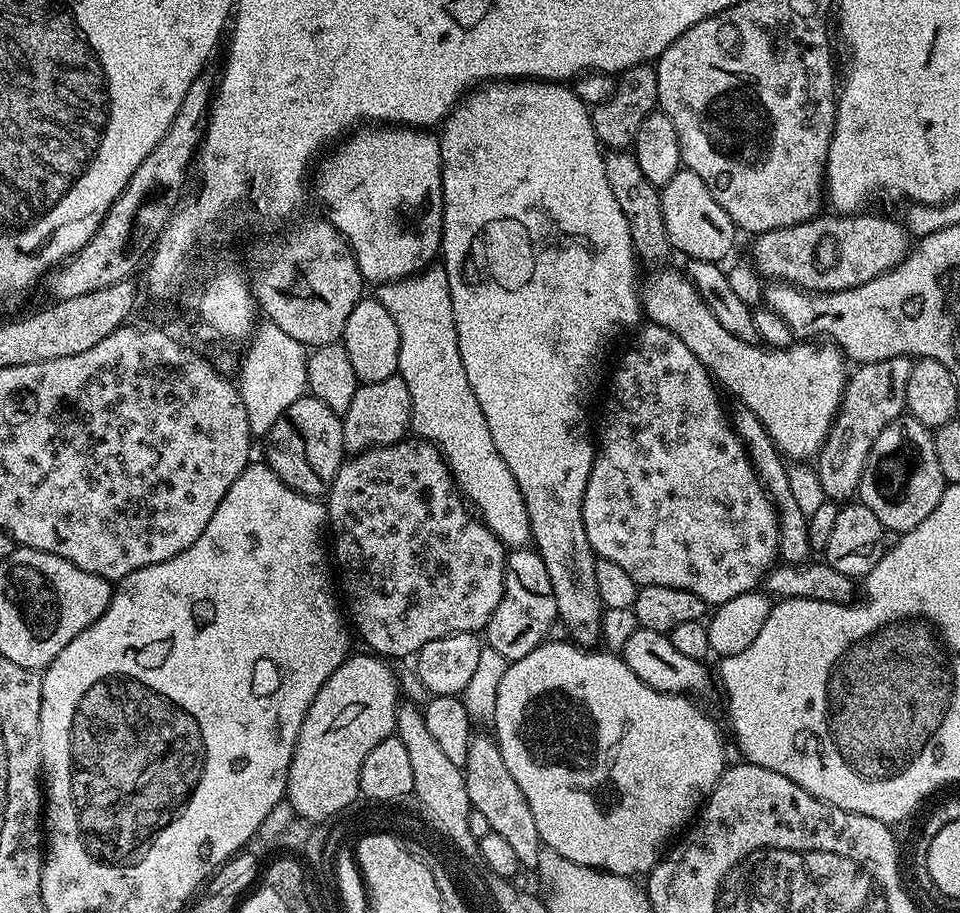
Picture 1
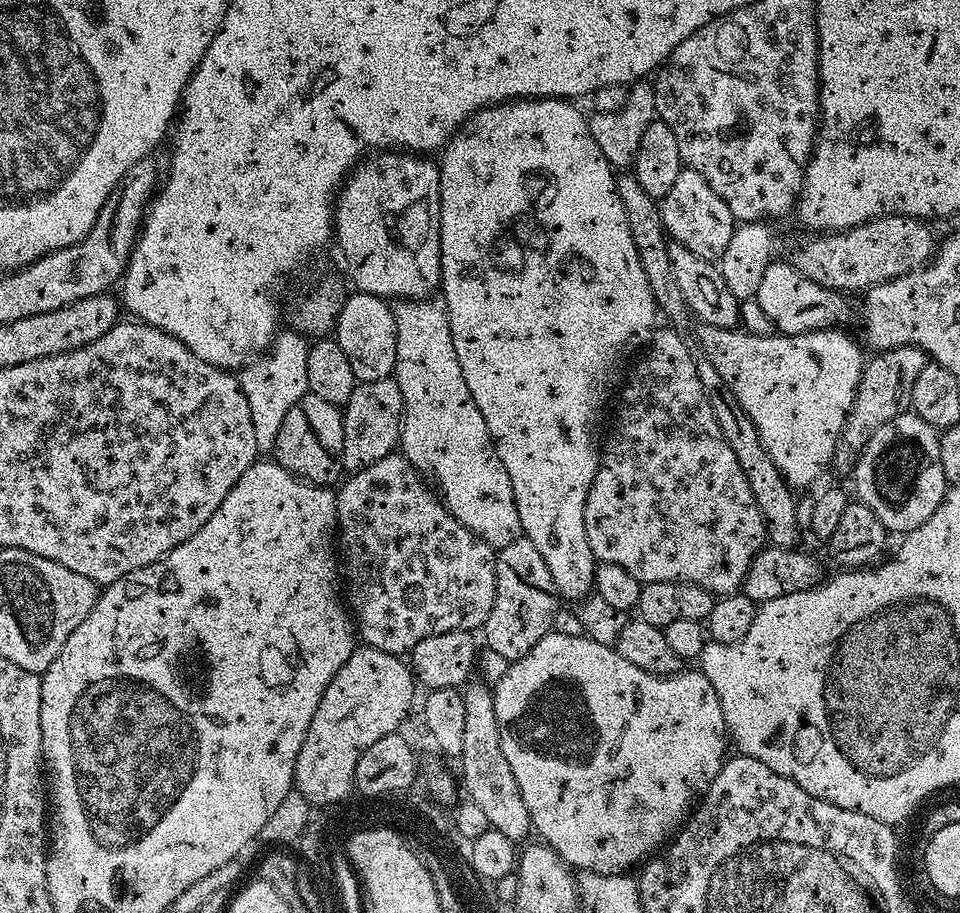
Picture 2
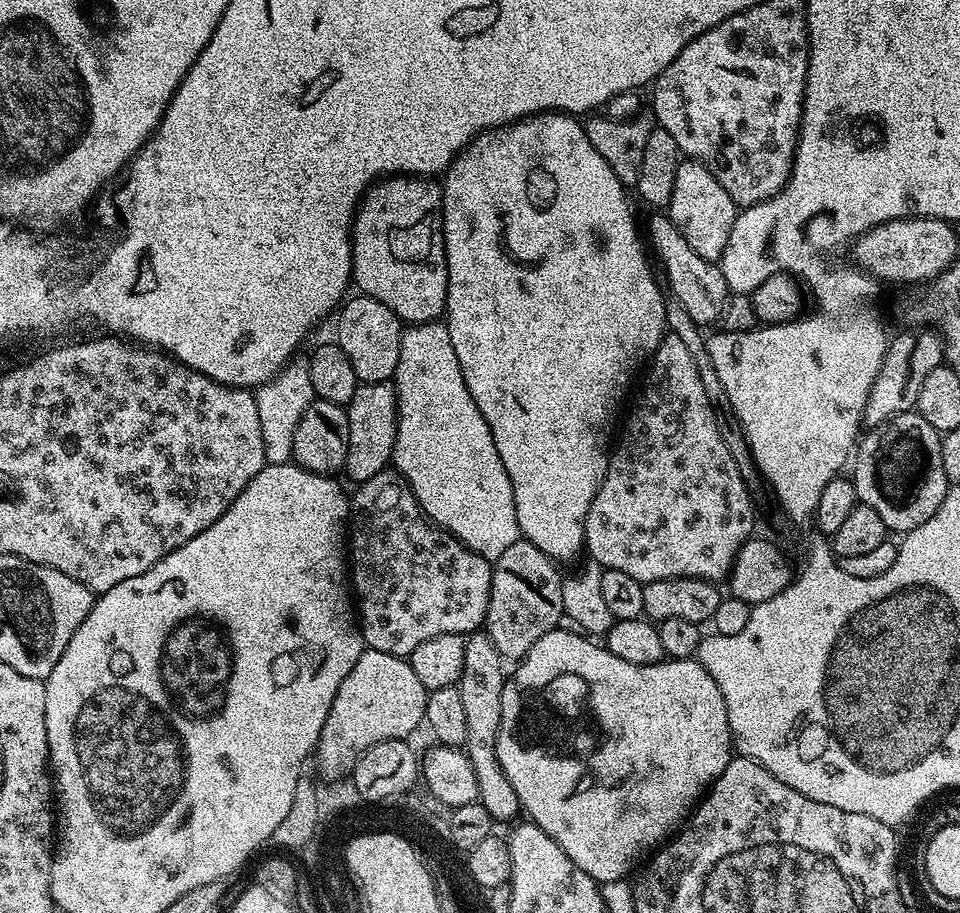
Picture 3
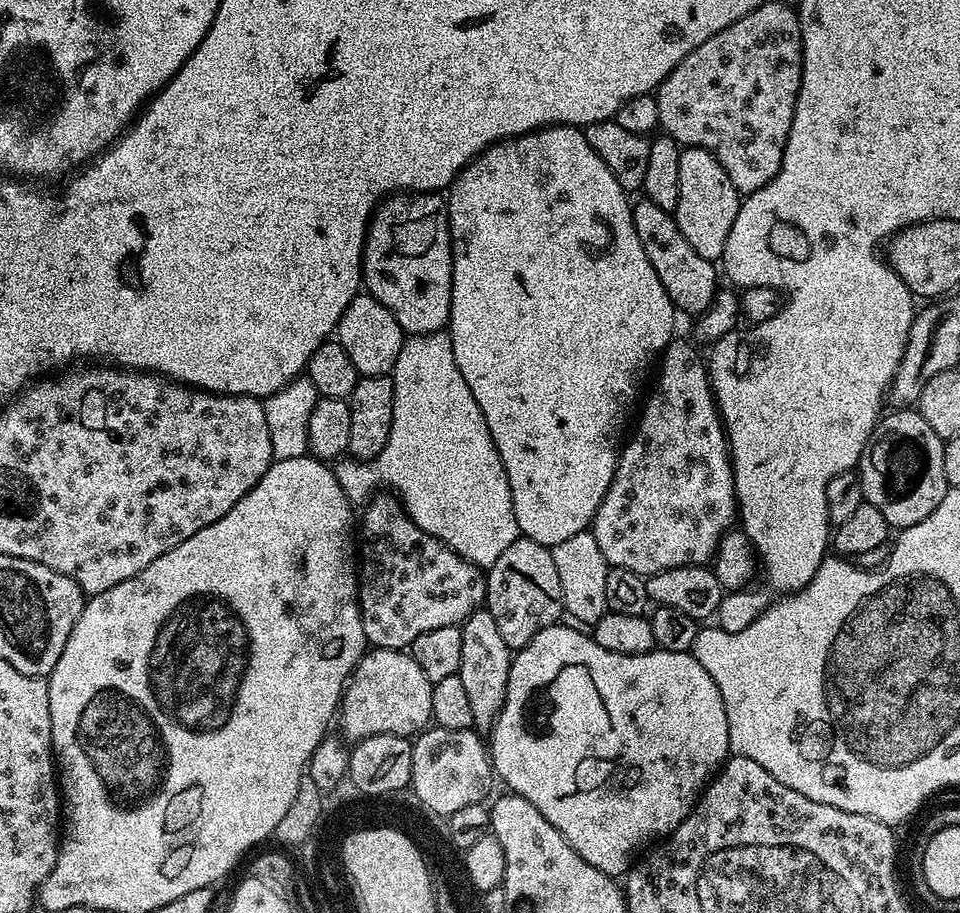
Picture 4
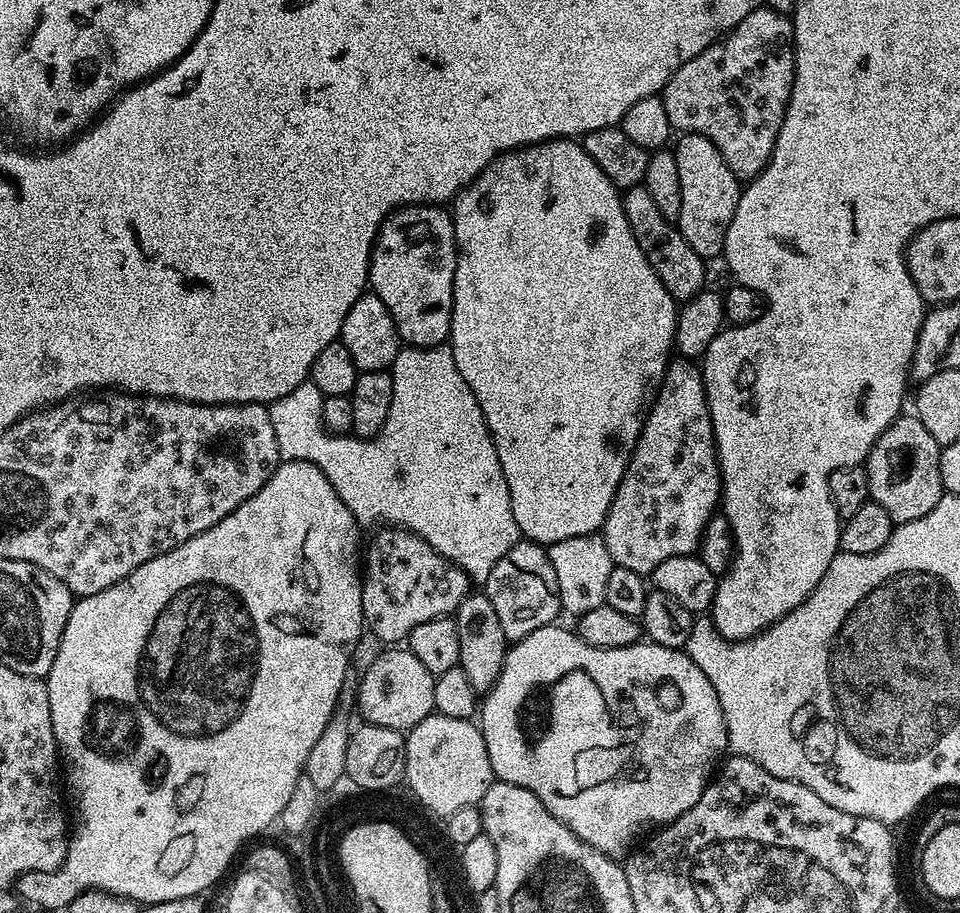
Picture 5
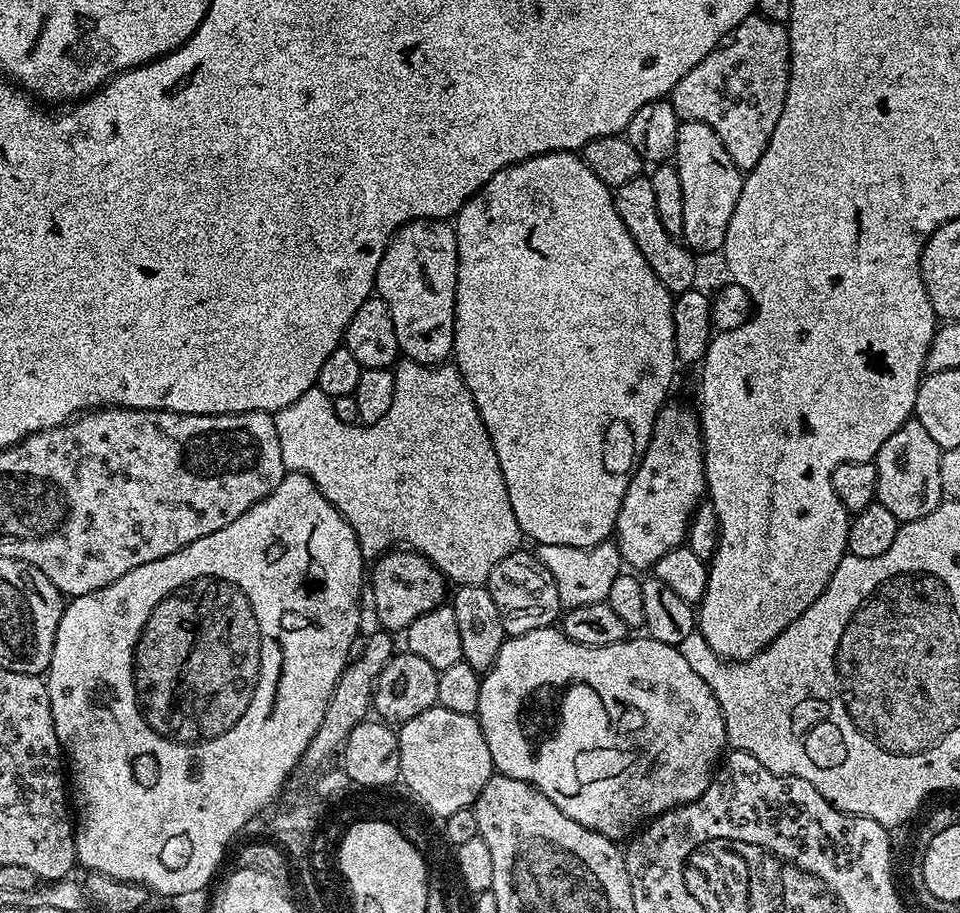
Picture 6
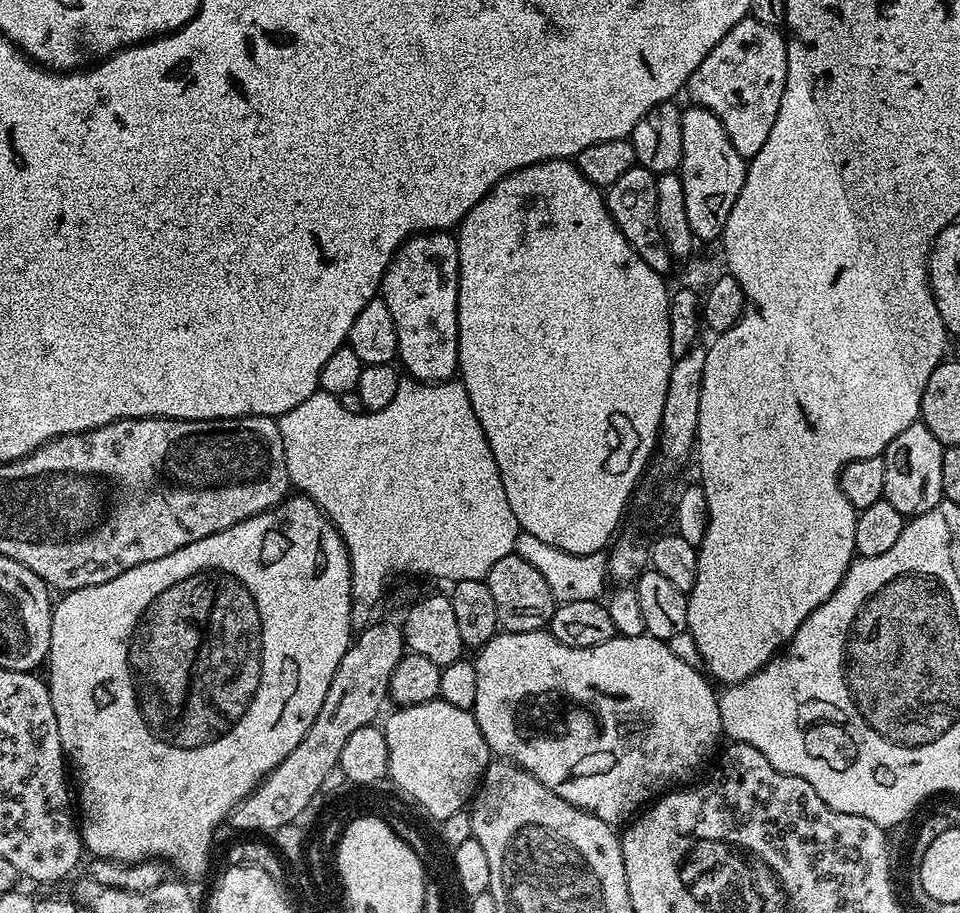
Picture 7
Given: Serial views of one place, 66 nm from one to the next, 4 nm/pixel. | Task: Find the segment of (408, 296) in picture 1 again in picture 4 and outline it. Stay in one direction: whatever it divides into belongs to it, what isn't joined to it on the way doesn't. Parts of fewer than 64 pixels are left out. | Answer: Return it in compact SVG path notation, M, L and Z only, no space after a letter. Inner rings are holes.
M444 330L425 336L408 336L390 375L394 386L394 418L386 446L371 458L344 458L335 465L334 471L346 498L354 506L360 506L381 490L391 490L409 518L426 534L448 544L450 550L482 570L491 568L506 546L517 540L520 527L514 518L510 482L498 446L494 446L486 418L482 418L482 410L478 410L470 386L466 386L458 362L454 362L452 337Z

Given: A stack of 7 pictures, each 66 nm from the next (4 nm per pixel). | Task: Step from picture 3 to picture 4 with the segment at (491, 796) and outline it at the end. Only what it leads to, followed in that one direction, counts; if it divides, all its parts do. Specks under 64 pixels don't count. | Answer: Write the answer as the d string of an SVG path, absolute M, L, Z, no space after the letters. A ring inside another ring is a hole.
M486 608L477 609L470 618L464 620L459 629L462 634L462 657L457 676L460 677L462 686L465 687L465 693L469 698L473 729L481 734L486 734L491 731L496 722L497 714L504 705L506 686L509 682L509 668L512 665L512 650L506 646L494 616Z

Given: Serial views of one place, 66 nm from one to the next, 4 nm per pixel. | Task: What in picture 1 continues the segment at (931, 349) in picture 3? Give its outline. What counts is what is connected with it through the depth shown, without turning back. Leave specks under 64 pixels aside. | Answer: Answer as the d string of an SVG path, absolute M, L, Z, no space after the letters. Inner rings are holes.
M906 356L886 358L882 362L870 362L859 365L856 373L847 377L844 395L840 398L840 409L832 419L830 430L826 434L823 446L814 460L814 469L821 482L825 497L832 502L848 502L860 491L862 470L866 466L866 458L870 454L870 446L874 446L874 438L882 434L882 430L890 422L894 422L906 412L906 386L912 373L913 361Z

